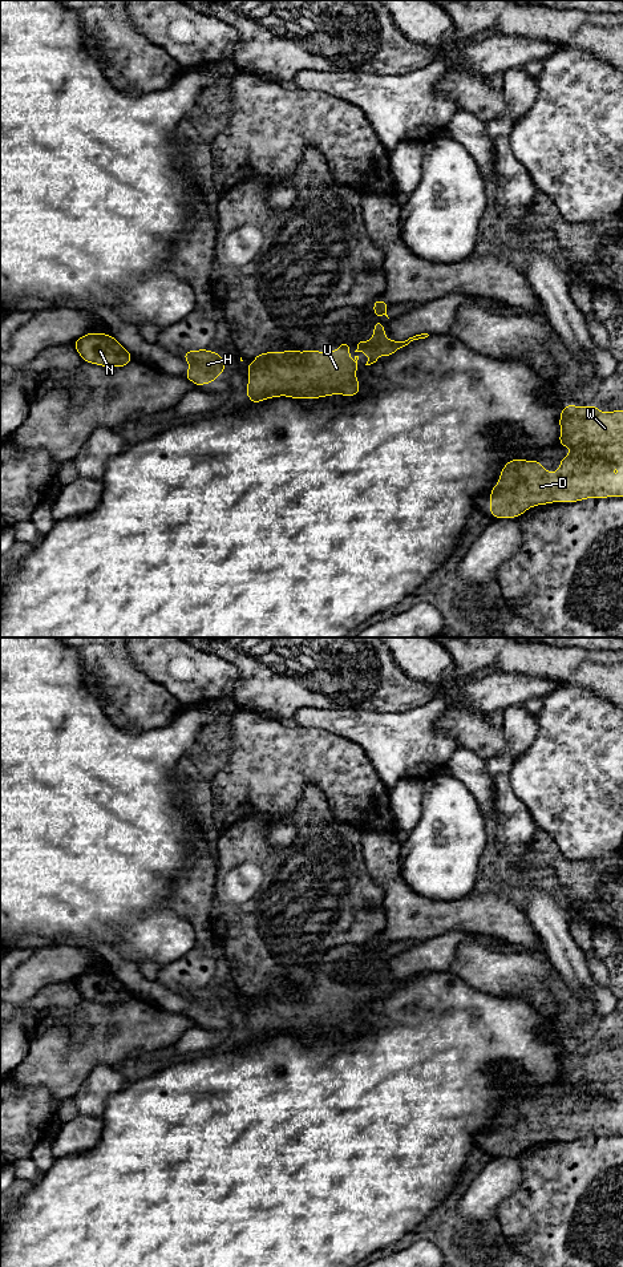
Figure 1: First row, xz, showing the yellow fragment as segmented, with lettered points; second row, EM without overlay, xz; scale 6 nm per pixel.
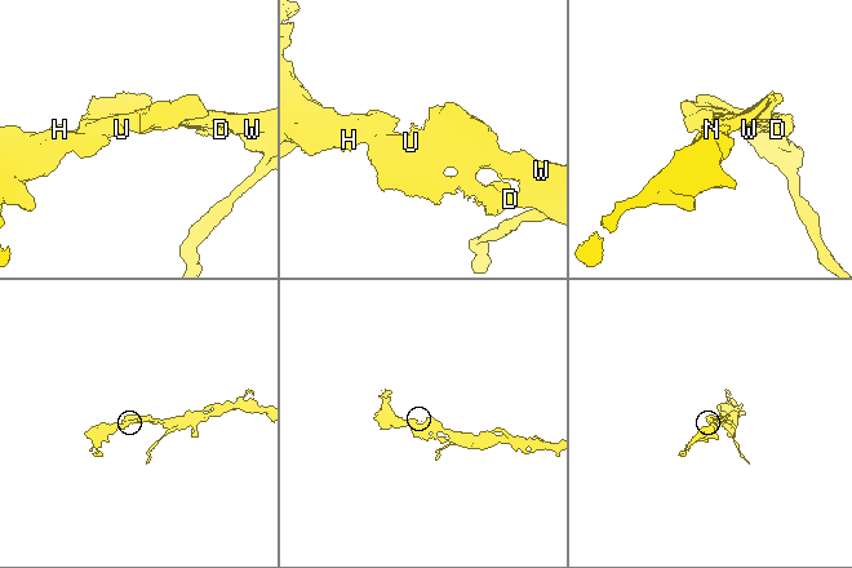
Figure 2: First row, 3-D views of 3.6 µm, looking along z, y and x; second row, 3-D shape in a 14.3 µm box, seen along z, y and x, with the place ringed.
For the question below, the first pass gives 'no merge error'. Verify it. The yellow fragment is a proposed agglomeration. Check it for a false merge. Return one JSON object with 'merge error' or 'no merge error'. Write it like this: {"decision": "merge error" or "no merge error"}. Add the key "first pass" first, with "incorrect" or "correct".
{"first pass": "correct", "decision": "no merge error"}

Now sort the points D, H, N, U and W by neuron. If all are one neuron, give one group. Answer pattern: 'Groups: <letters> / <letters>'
Groups: D H N U W

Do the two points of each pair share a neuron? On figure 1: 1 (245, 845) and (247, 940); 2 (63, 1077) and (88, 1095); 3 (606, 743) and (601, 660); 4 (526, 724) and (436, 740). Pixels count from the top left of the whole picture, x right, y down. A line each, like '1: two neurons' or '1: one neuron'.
1: one neuron
2: two neurons
3: two neurons
4: two neurons

